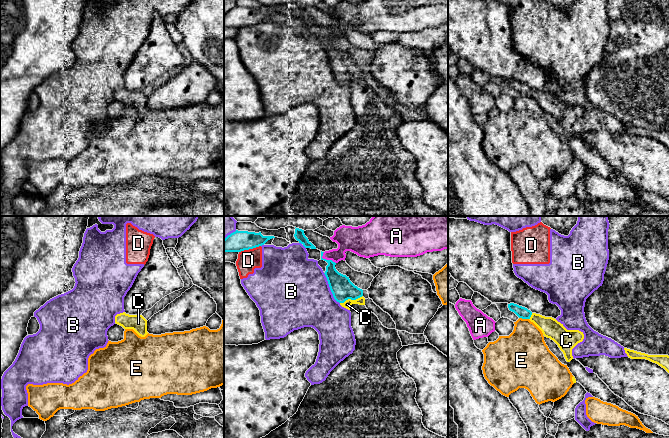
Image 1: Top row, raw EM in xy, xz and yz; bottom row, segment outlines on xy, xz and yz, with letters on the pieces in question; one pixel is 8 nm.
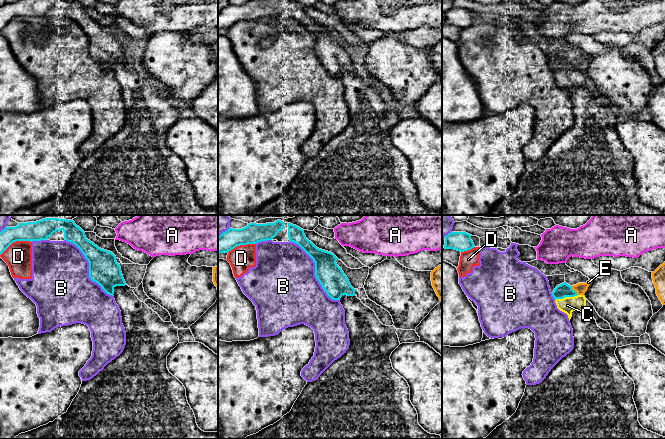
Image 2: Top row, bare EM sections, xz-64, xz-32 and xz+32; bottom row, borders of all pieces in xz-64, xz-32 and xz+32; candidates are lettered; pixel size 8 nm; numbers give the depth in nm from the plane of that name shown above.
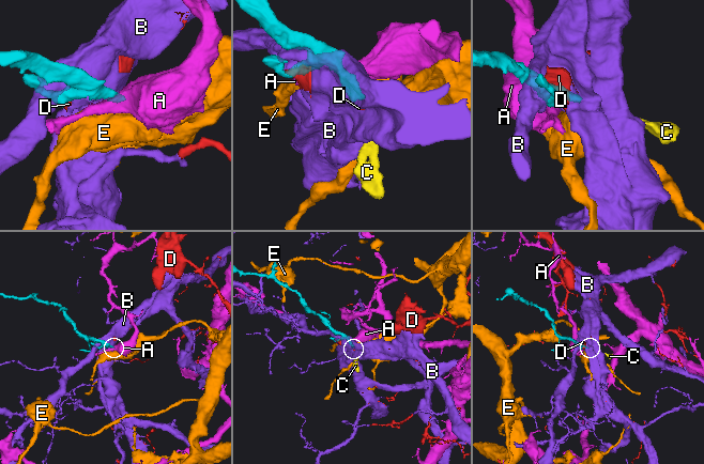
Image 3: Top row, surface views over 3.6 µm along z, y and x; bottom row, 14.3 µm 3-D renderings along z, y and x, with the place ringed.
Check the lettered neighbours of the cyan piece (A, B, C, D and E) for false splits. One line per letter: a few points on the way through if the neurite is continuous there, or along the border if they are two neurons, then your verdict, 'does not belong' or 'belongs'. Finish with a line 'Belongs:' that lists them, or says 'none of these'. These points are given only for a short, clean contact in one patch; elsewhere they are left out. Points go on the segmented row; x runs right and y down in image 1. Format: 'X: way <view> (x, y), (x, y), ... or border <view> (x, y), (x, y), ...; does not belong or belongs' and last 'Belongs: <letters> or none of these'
A: border xz (322, 253), (323, 258), (331, 259), (335, 263); does not belong
B: does not belong
C: way xz (342, 288), (351, 299), (347, 304); belongs
D: does not belong
E: border yz (519, 317), (528, 319); does not belong
Belongs: C

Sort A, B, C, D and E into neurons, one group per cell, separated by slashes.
A / B D / C / E

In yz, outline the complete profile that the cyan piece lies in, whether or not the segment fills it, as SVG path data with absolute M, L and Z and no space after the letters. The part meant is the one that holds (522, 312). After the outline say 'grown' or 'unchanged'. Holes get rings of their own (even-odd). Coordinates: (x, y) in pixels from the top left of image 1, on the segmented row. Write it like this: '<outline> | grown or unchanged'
M514 303L508 304L508 308L519 318L529 319L542 331L545 337L553 340L563 352L567 362L573 359L572 349L583 341L583 332L579 330L567 330L563 324L556 319L532 313L527 308Z | grown

